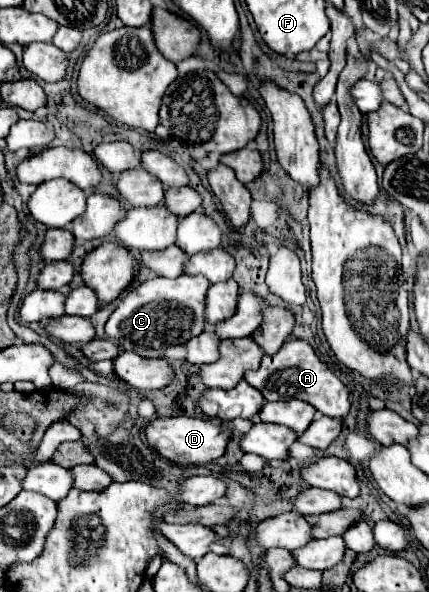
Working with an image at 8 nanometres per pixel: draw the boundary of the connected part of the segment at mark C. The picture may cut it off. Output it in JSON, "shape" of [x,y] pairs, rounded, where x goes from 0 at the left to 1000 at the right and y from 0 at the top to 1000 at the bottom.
{"shape":[[[422,465],[413,471],[389,471],[389,468],[343,471],[324,485],[310,485],[291,495],[277,519],[254,535],[245,559],[259,573],[268,573],[282,583],[287,593],[310,593],[333,603],[380,603],[389,586],[422,583],[422,566],[427,566],[427,579],[436,579],[441,613],[455,617],[501,613],[510,606],[515,576],[501,573],[497,559],[473,559],[483,488],[487,488],[487,475],[473,465],[464,468]]]}

